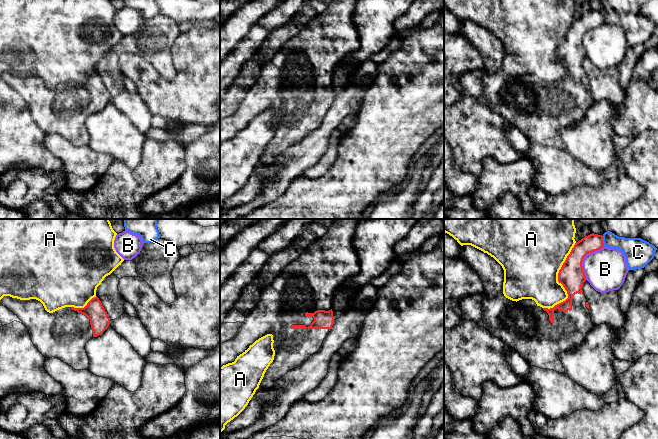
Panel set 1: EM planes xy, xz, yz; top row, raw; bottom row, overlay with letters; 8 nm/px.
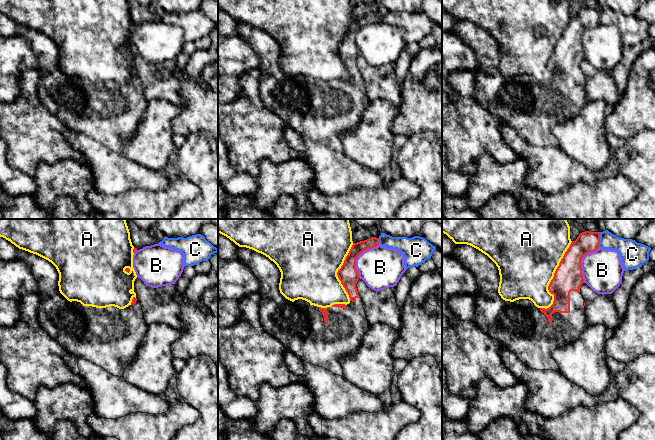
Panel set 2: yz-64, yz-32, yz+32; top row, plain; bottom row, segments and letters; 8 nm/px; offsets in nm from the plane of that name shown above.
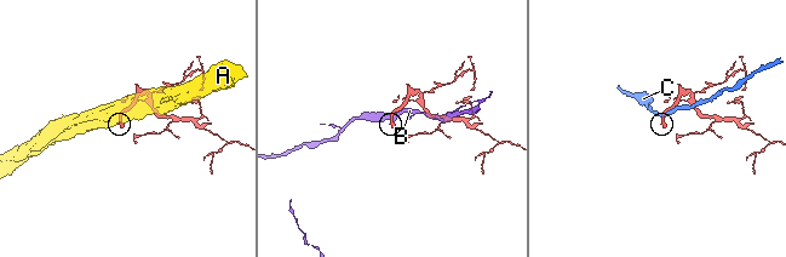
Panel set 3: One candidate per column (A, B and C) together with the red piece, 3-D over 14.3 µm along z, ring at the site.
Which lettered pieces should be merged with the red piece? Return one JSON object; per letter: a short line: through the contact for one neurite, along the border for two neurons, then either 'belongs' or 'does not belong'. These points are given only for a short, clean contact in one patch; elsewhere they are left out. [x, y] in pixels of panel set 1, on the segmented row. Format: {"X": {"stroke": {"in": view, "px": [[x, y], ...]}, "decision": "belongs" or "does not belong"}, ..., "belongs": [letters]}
{"A": {"decision": "does not belong"}, "B": {"stroke": {"in": "yz", "px": [[603, 246], [589, 252], [584, 257], [582, 270], [585, 279]]}, "decision": "does not belong"}, "C": {"decision": "does not belong"}, "belongs": []}

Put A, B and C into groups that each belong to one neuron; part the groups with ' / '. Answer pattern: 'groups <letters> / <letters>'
groups A / B / C

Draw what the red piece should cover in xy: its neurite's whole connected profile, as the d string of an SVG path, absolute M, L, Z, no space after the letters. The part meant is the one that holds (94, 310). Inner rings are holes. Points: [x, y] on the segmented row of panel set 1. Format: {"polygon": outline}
{"polygon": "M4 296L0 303L19 317L45 358L58 358L75 370L88 369L85 345L110 325L110 318L97 296L84 308L65 307L53 313L47 312L36 299Z"}

